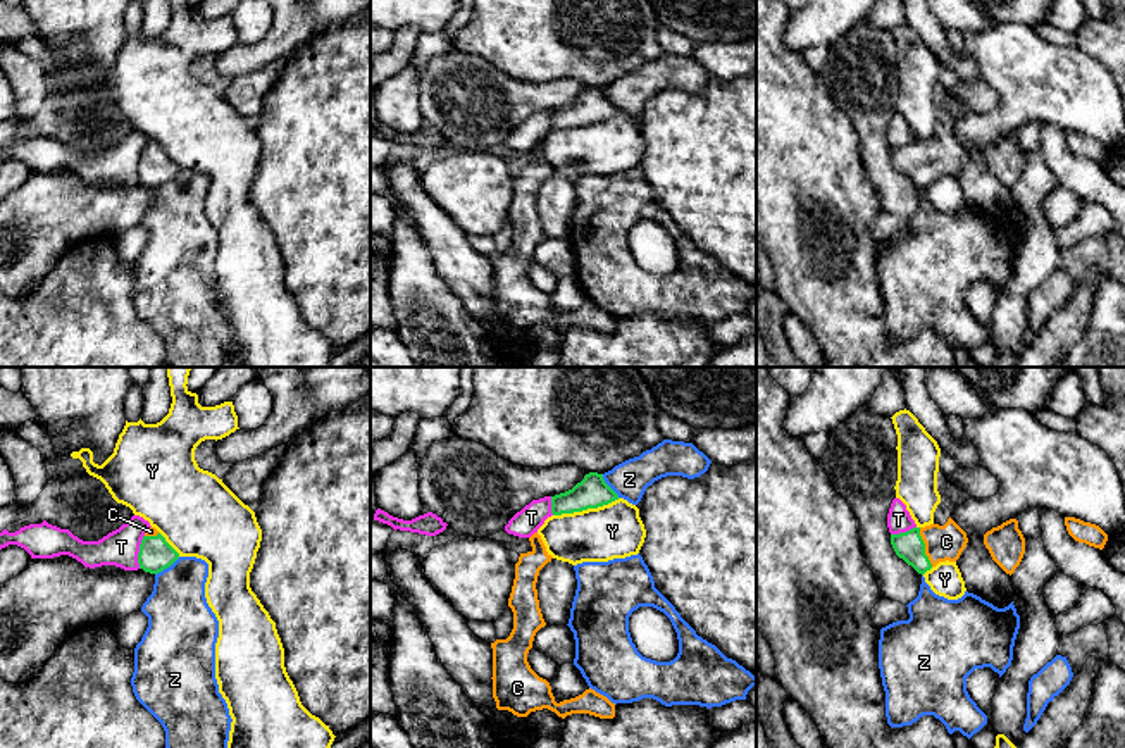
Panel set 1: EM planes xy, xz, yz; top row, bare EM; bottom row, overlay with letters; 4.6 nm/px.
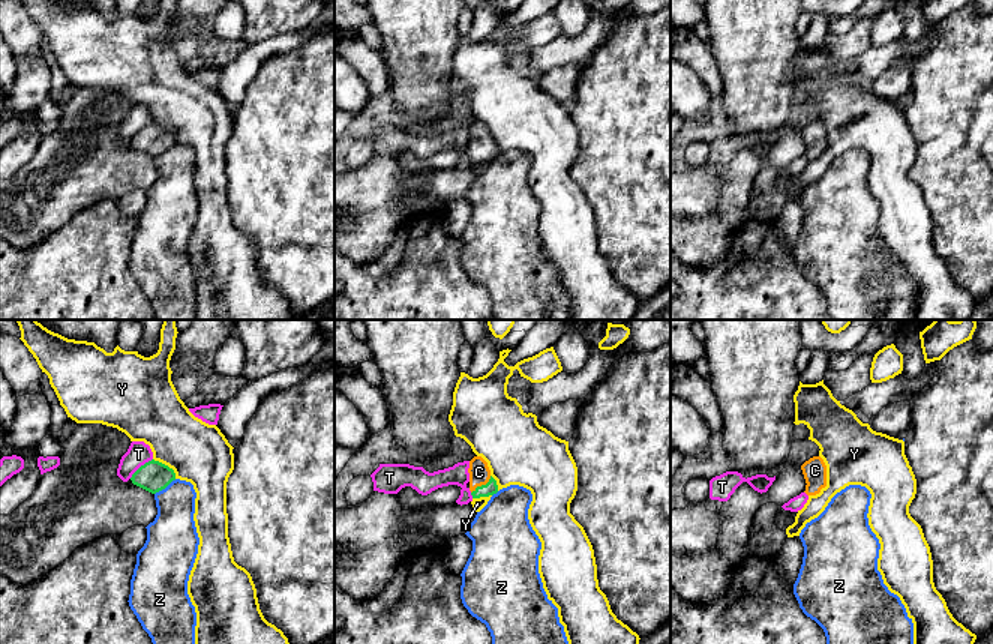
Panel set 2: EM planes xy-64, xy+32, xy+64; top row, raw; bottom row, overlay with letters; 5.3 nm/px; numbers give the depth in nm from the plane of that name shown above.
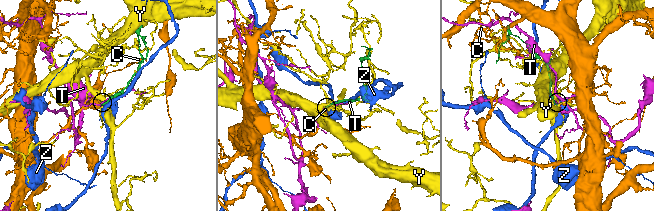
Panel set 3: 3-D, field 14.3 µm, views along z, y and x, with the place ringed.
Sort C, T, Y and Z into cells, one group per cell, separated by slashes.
C / T / Y / Z

